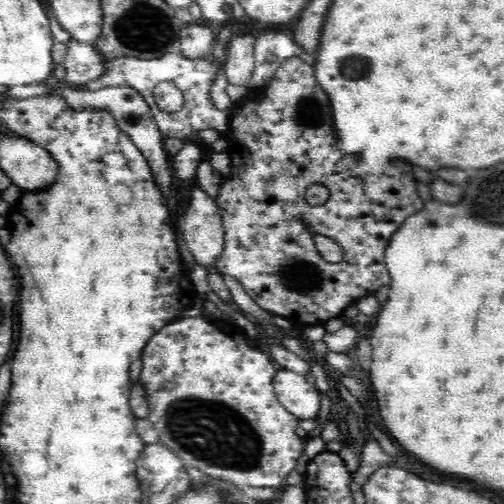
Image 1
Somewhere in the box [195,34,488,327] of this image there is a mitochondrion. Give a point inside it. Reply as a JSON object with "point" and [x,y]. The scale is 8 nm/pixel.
{"point":[355,67]}

